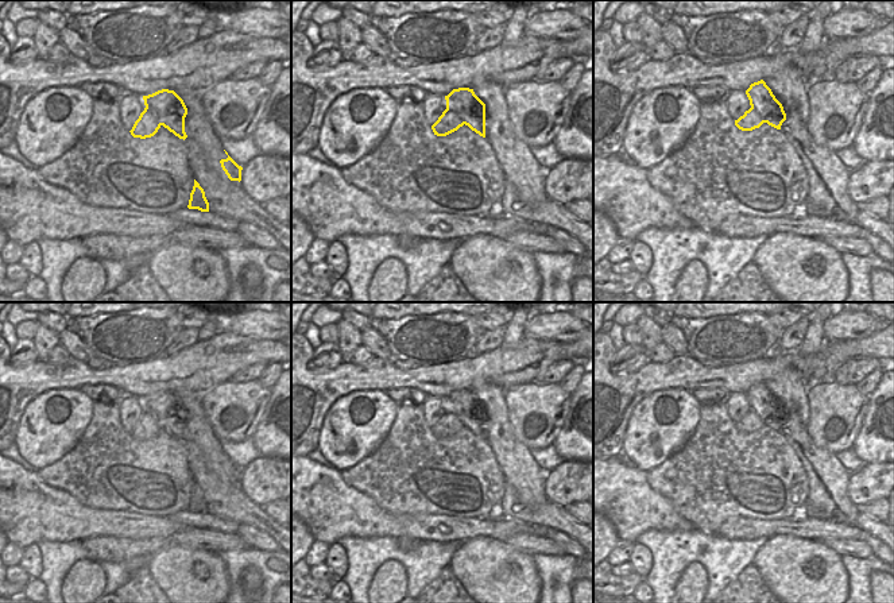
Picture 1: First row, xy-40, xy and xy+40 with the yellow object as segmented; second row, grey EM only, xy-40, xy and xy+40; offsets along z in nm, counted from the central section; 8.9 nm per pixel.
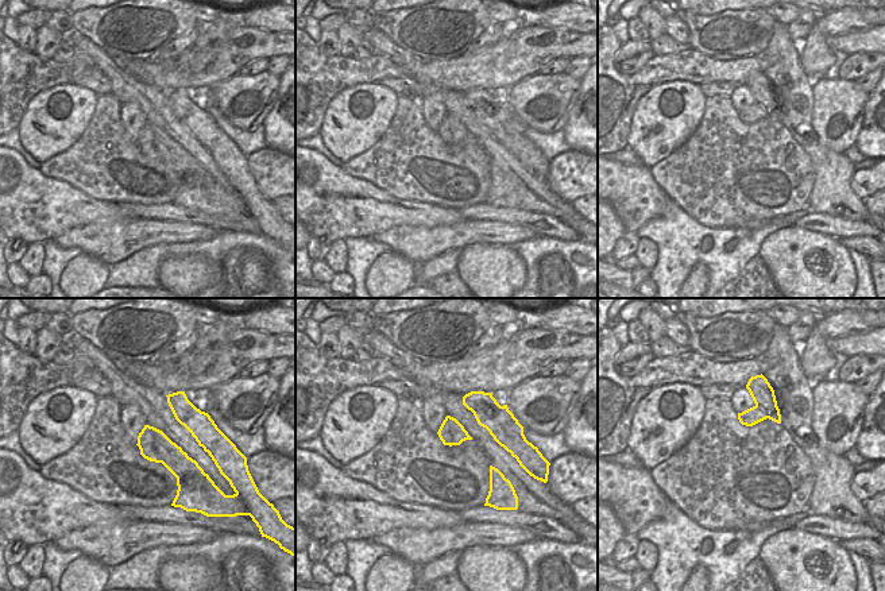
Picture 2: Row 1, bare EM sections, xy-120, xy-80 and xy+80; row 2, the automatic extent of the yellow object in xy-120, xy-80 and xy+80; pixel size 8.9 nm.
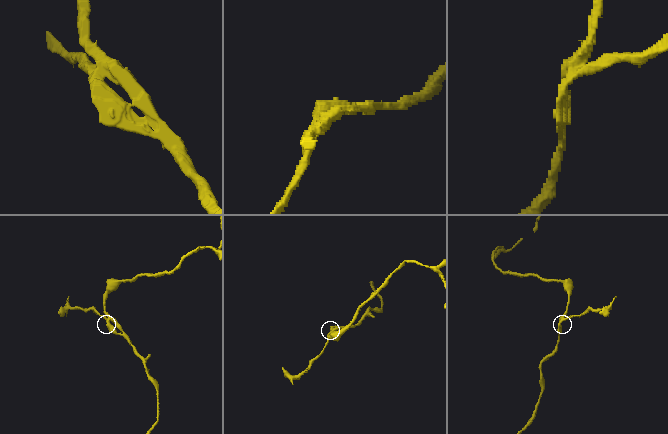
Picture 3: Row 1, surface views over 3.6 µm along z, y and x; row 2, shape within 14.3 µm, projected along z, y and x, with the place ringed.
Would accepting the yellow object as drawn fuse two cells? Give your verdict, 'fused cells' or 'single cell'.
fused cells

